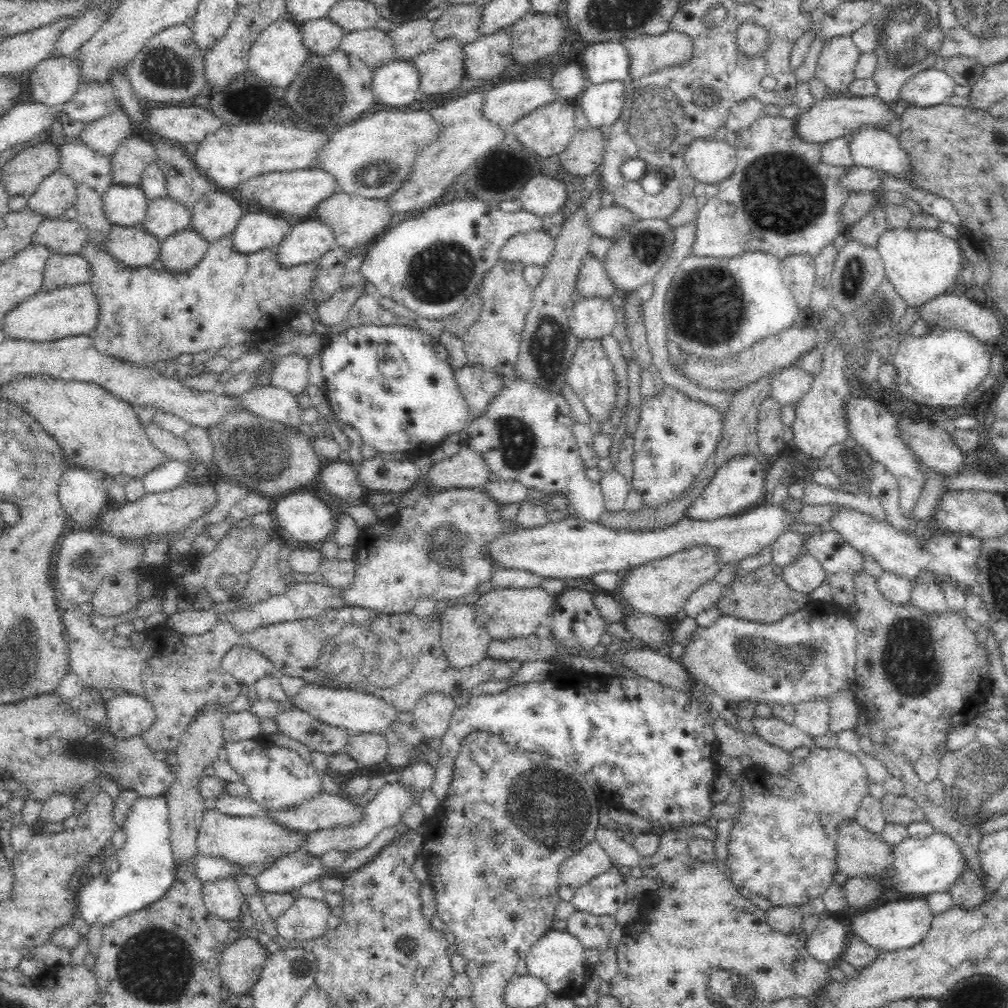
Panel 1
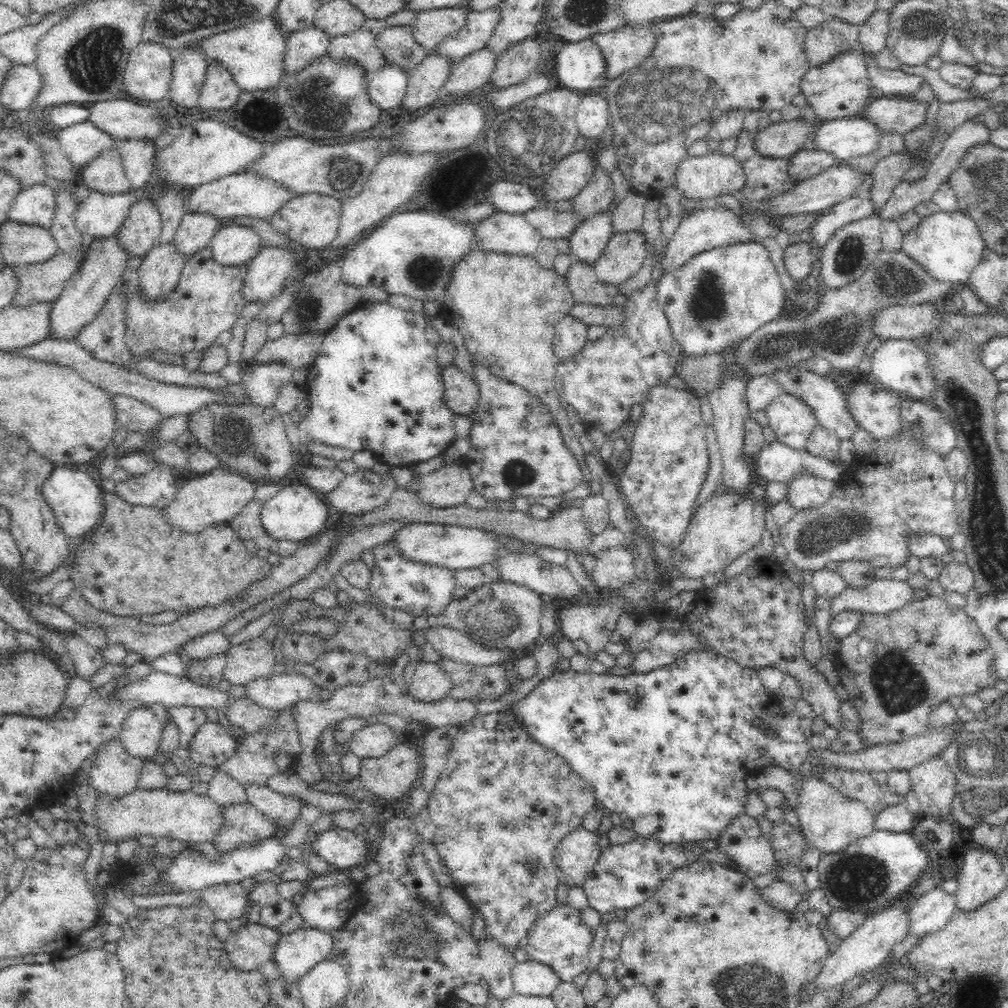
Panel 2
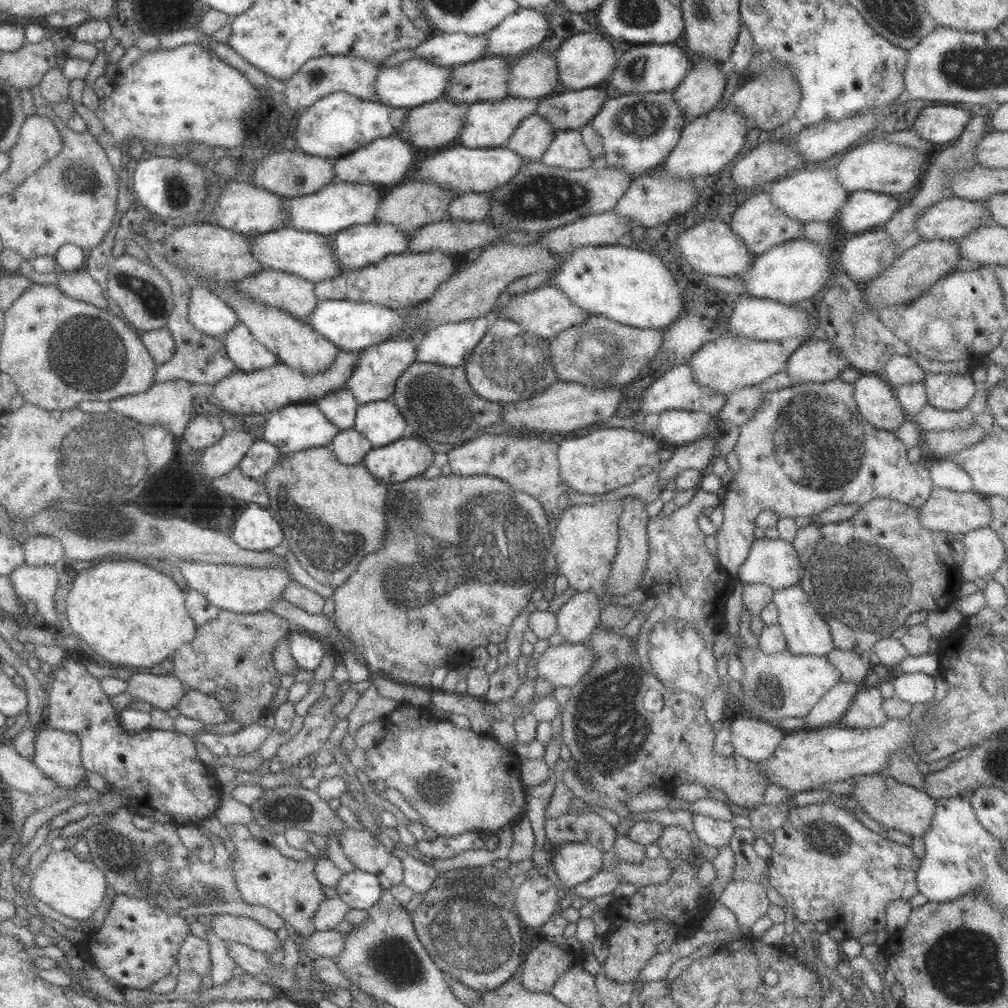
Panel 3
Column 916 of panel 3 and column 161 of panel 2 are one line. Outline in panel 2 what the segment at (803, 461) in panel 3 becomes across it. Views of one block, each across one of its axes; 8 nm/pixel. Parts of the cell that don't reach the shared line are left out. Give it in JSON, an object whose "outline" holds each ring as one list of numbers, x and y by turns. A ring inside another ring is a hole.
{"outline":[[156,463,146,475,134,475,130,480,116,483,115,493,132,505,160,507,176,496,174,476,166,472,163,463]]}

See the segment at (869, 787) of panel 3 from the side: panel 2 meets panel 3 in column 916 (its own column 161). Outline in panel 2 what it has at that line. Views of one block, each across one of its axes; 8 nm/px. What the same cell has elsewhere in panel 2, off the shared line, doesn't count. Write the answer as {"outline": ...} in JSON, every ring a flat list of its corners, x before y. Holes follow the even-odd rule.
{"outline":[[166,788,134,789,113,803,108,803,106,797,98,799,95,812,99,826,107,834,108,841,117,844,127,838,140,836,140,834,158,839,166,836,170,840,181,840,186,844,212,843,214,837,225,825,221,806,208,795,200,796,192,790,174,792]]}

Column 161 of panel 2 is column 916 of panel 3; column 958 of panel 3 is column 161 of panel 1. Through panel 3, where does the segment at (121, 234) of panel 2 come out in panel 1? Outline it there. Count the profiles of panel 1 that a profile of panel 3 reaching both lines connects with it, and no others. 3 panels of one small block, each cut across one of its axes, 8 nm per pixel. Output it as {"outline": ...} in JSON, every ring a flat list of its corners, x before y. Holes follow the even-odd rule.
{"outline":[[168,196,149,201,141,226,162,240,182,232,191,223,191,209]]}

